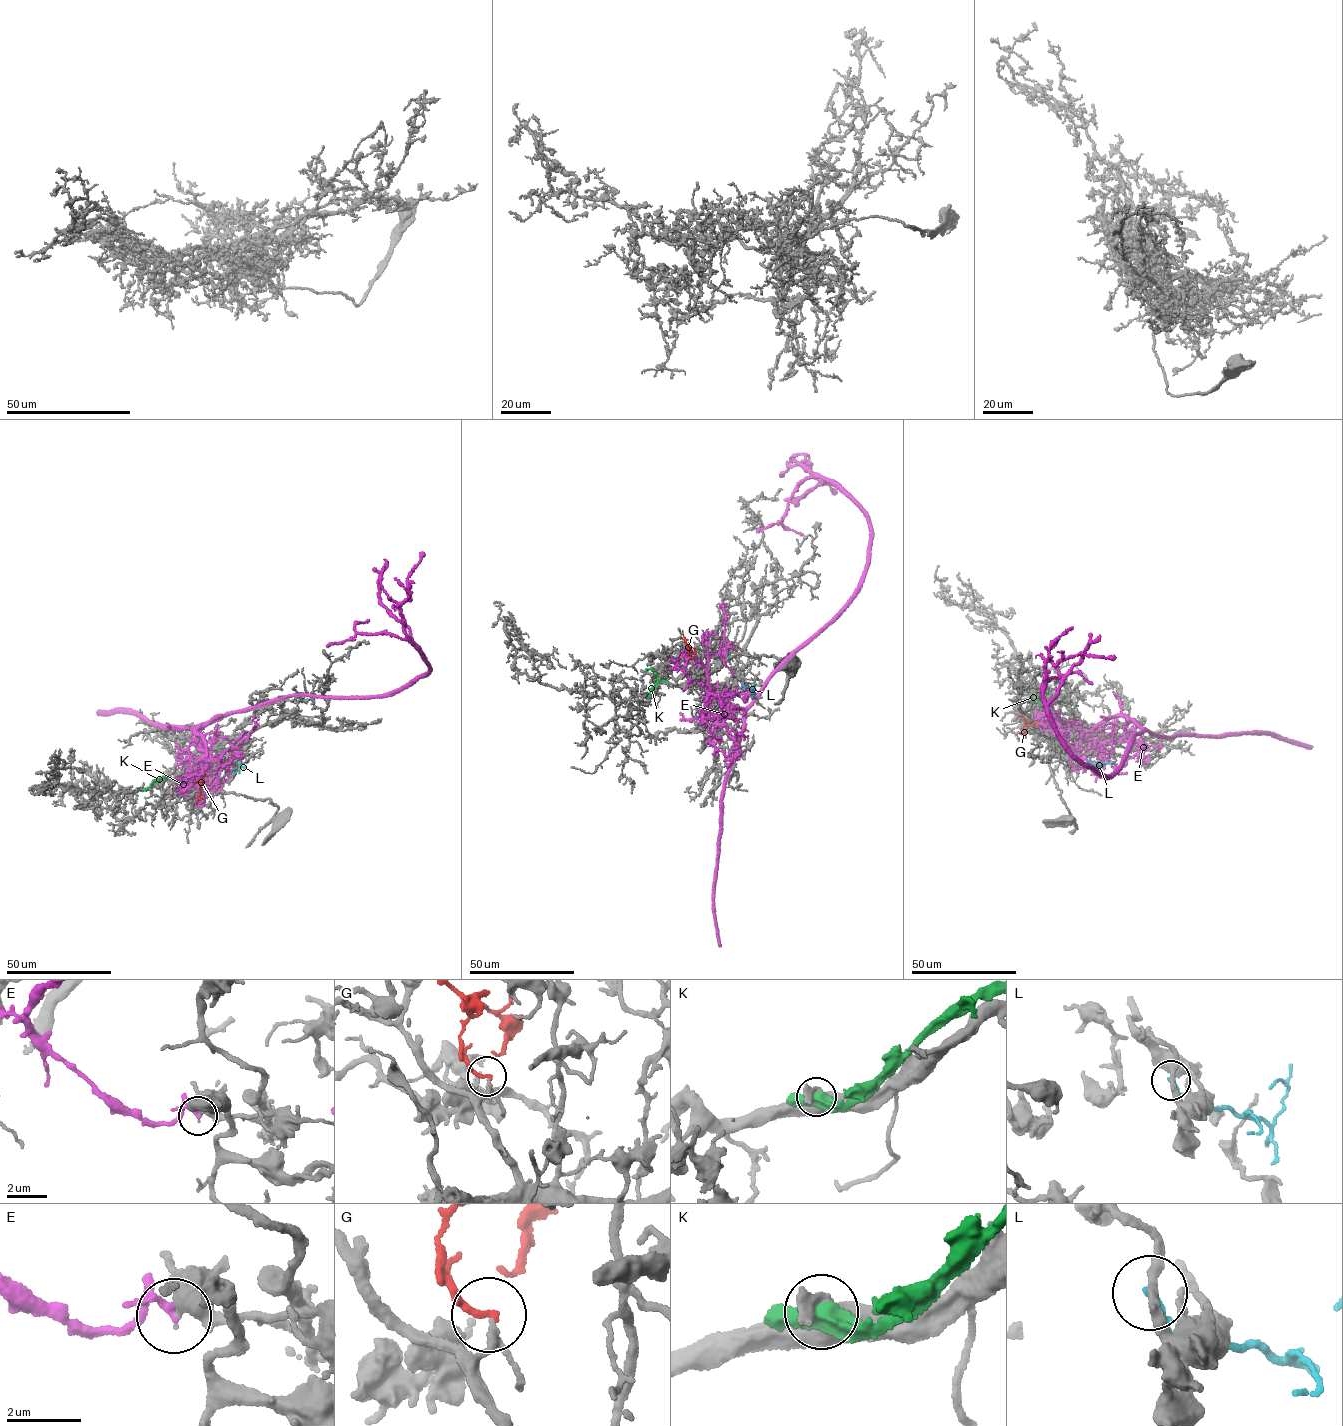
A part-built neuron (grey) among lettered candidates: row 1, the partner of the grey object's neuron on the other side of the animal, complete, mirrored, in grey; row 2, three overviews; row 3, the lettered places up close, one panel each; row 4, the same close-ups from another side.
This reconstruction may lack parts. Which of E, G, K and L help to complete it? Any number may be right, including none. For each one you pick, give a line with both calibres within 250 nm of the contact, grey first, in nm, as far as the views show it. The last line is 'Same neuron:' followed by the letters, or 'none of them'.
G: 160/140 nm
Same neuron: G

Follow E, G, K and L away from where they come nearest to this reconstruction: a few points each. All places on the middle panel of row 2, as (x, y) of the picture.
E: (735, 677), (711, 656), (709, 709), (751, 706), (849, 604), (866, 515), (801, 463), (835, 494)
G: (692, 658), (687, 646), (689, 655)
K: (649, 695), (657, 680), (652, 670), (645, 670)
L: (743, 684), (753, 689), (756, 699)

